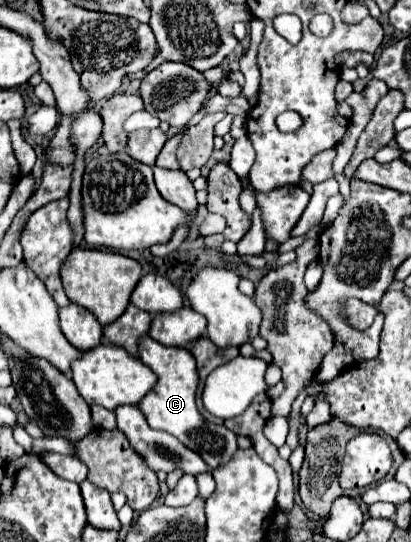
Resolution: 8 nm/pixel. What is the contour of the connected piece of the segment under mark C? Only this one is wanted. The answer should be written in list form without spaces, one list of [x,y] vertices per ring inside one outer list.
[[[150,336],[142,338],[138,358],[158,374],[158,386],[138,404],[138,408],[144,412],[148,424],[156,430],[170,432],[176,436],[184,446],[194,450],[202,456],[202,460],[208,464],[210,470],[228,464],[236,450],[236,434],[224,426],[206,424],[202,414],[196,408],[196,388],[198,388],[198,372],[196,372],[196,360],[186,348],[170,348],[164,346]]]

